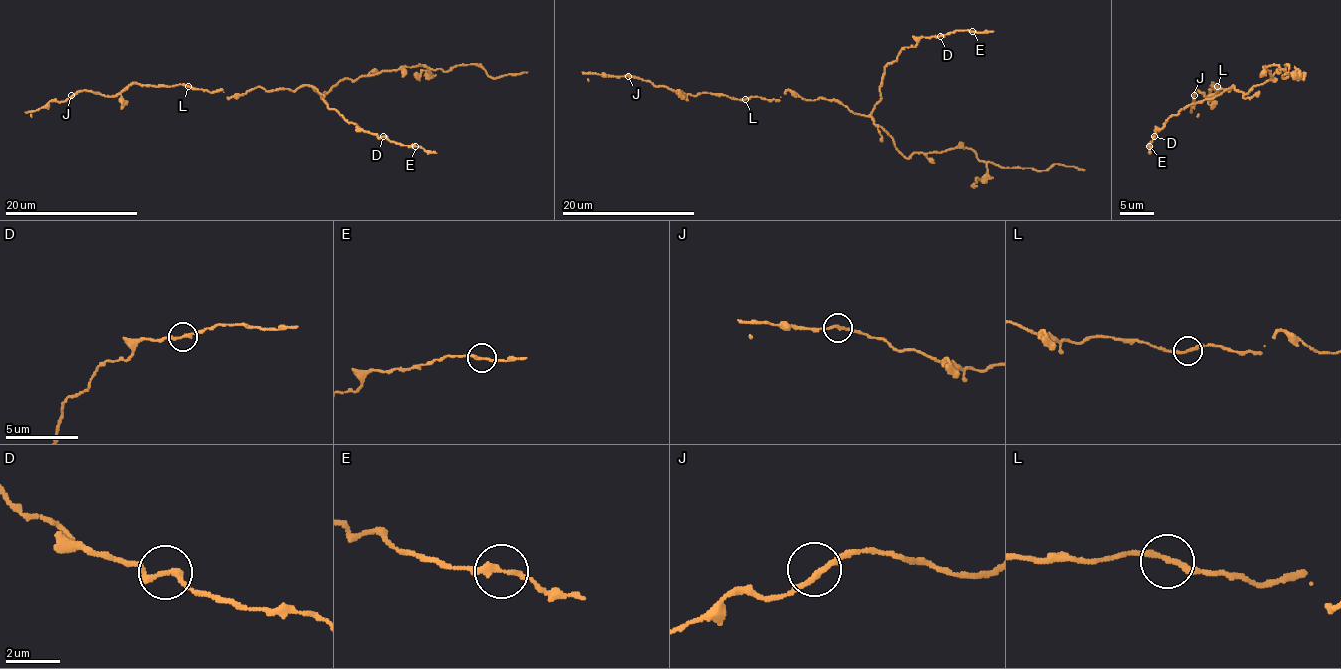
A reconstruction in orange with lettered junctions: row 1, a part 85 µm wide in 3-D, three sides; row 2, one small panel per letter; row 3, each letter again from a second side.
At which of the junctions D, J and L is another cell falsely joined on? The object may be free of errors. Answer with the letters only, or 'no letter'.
no letter

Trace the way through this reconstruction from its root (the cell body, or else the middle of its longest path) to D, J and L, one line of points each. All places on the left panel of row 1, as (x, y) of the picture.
D: (286, 88), (295, 90), (311, 85), (323, 96), (325, 103), (345, 120), (357, 123), (365, 131), (383, 136)
J: (286, 88), (256, 86), (226, 96), (221, 90), (133, 83), (111, 96), (91, 90), (71, 95)
L: (286, 88), (265, 90), (256, 86), (240, 95), (226, 96), (221, 90), (206, 91), (188, 86)

